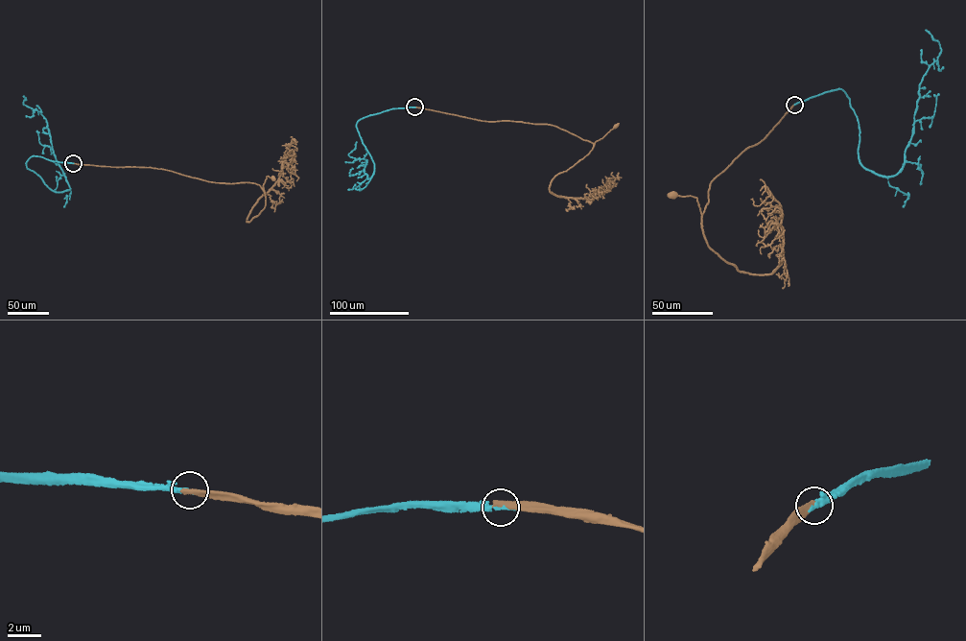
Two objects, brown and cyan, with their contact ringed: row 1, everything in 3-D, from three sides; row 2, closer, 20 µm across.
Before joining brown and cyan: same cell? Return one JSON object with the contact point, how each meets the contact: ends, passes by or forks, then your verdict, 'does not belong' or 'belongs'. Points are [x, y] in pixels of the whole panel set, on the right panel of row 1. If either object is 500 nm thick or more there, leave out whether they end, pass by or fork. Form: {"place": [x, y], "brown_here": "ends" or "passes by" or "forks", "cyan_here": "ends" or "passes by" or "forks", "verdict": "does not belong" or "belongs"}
{"place": [794, 105], "brown_here": "ends", "cyan_here": "ends", "verdict": "belongs"}

